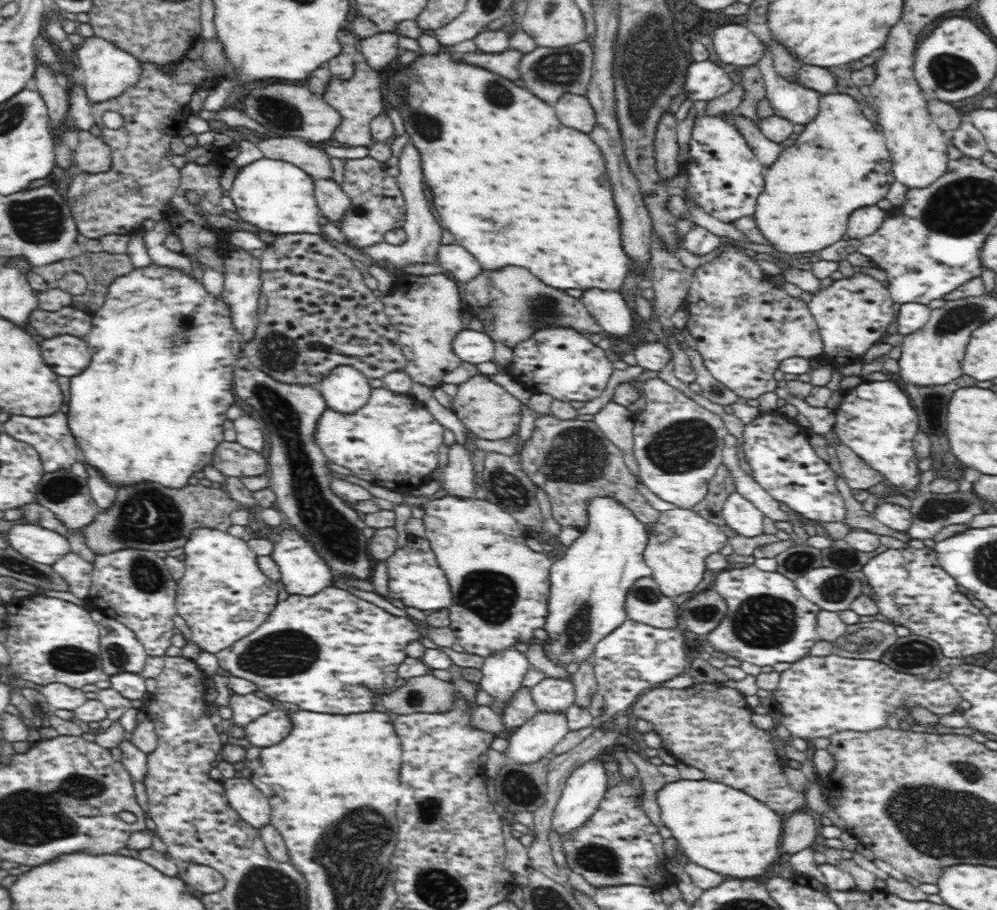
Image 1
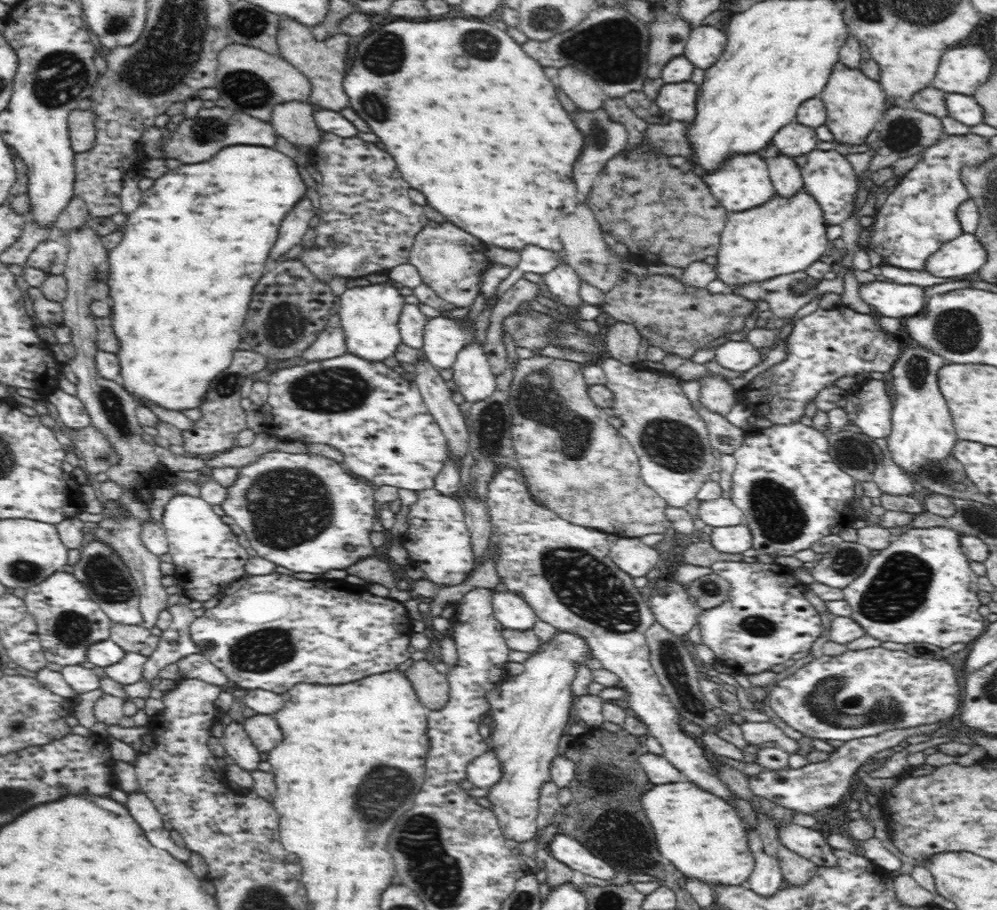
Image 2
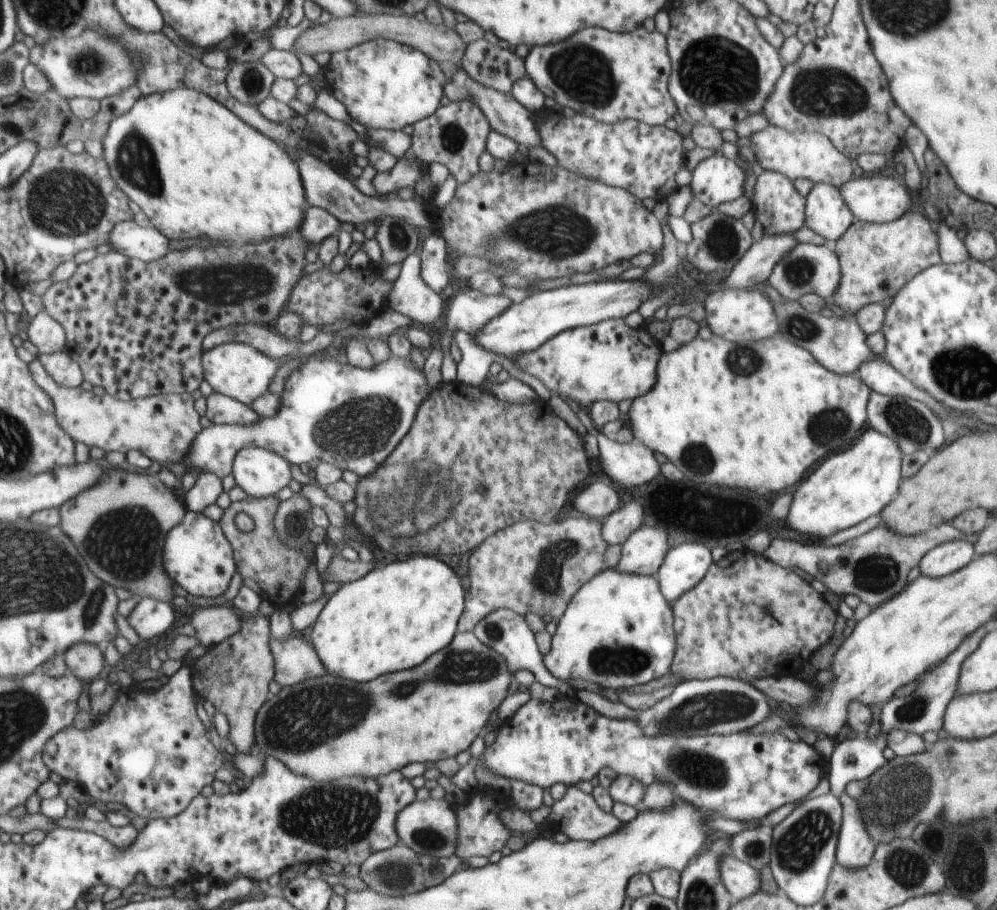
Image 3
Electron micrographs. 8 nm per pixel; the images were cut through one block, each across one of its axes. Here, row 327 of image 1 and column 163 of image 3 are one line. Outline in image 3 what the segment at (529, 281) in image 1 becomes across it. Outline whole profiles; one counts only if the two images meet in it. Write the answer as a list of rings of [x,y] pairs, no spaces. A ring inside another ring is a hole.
[[[134,466],[108,470],[98,484],[64,502],[59,511],[59,527],[78,544],[78,552],[86,556],[86,562],[102,580],[142,598],[172,601],[175,584],[165,571],[164,546],[169,532],[188,513],[157,474],[141,472]]]

